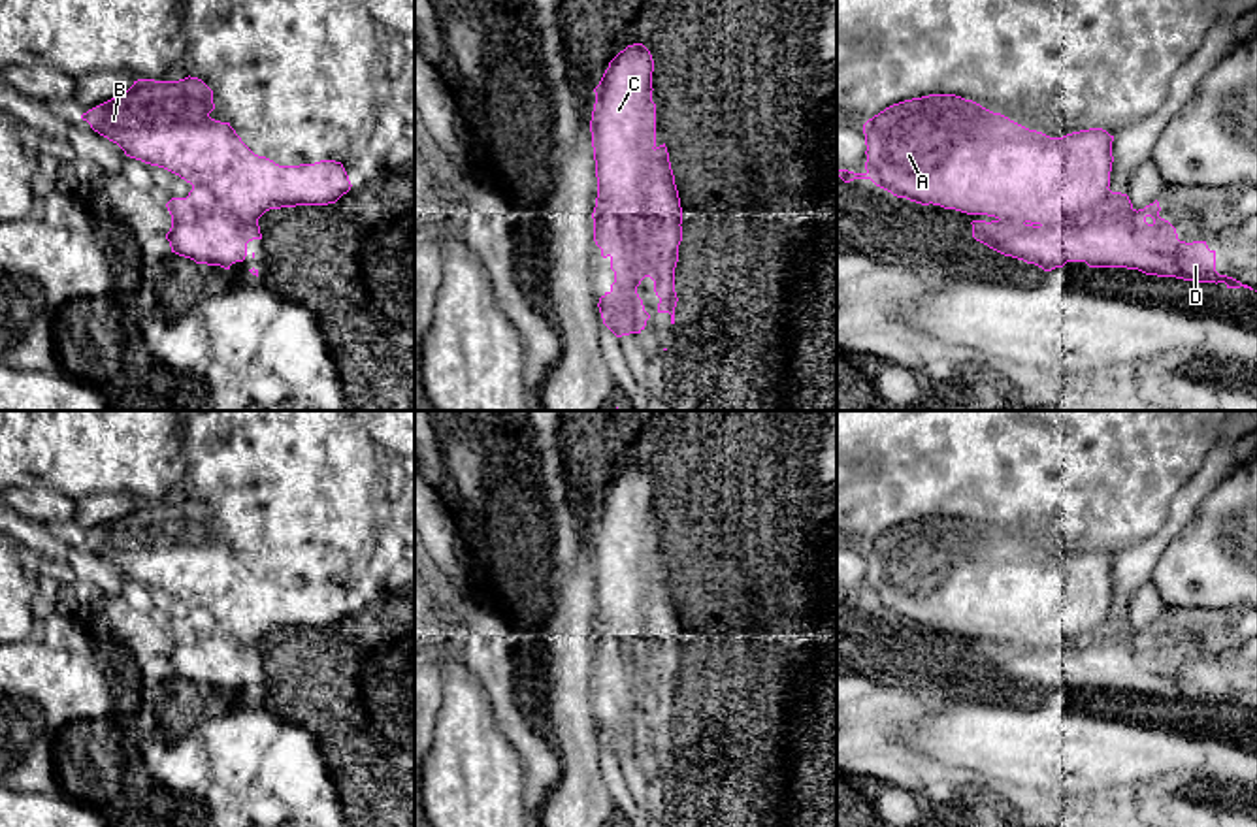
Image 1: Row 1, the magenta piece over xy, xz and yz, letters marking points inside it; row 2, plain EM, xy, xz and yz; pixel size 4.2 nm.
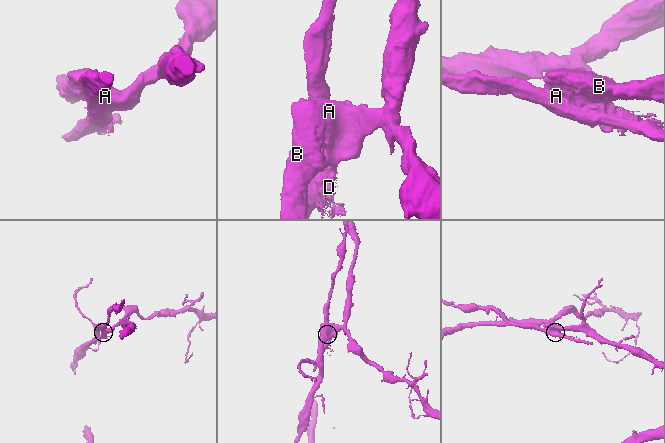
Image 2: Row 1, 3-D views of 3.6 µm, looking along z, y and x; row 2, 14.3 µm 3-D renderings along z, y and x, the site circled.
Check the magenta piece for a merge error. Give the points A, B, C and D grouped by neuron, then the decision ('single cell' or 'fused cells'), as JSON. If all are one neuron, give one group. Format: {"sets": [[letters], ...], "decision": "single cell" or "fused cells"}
{"sets": [["A", "B"], ["C", "D"]], "decision": "fused cells"}

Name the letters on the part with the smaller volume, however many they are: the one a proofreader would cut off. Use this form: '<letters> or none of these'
C, D

